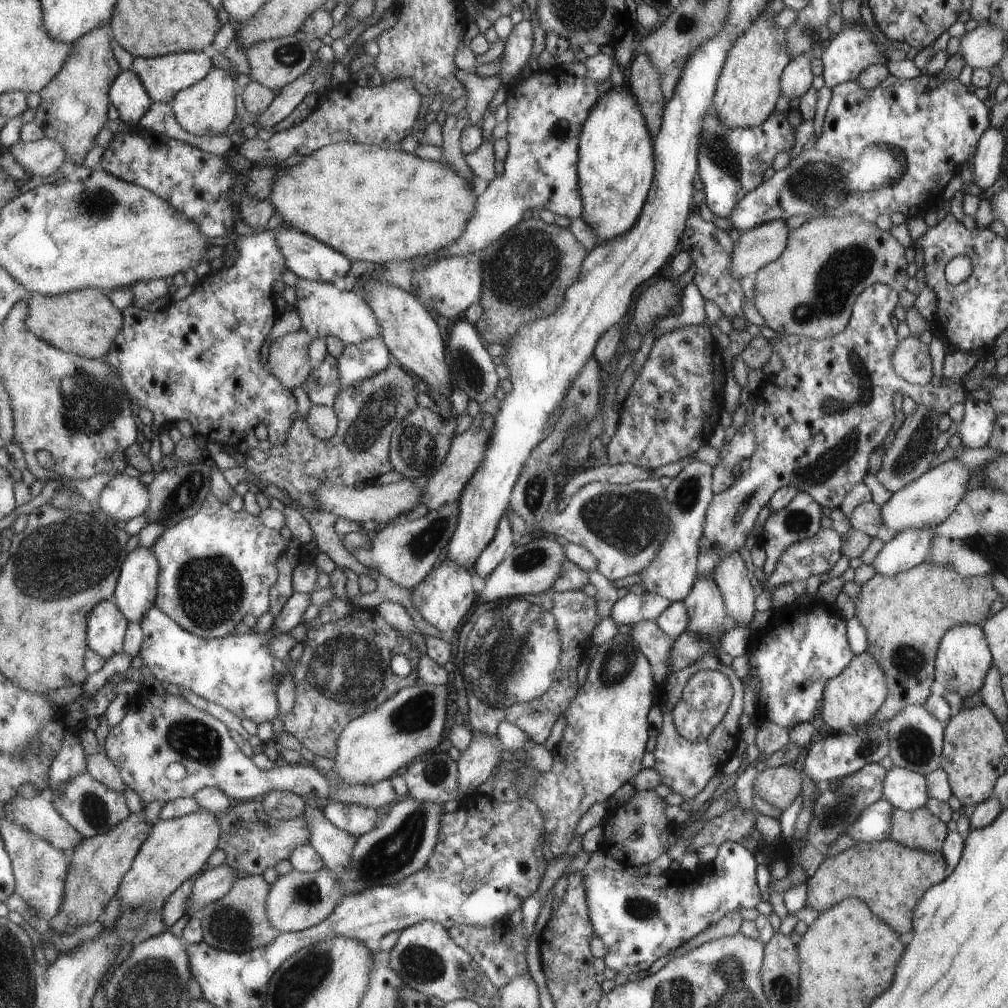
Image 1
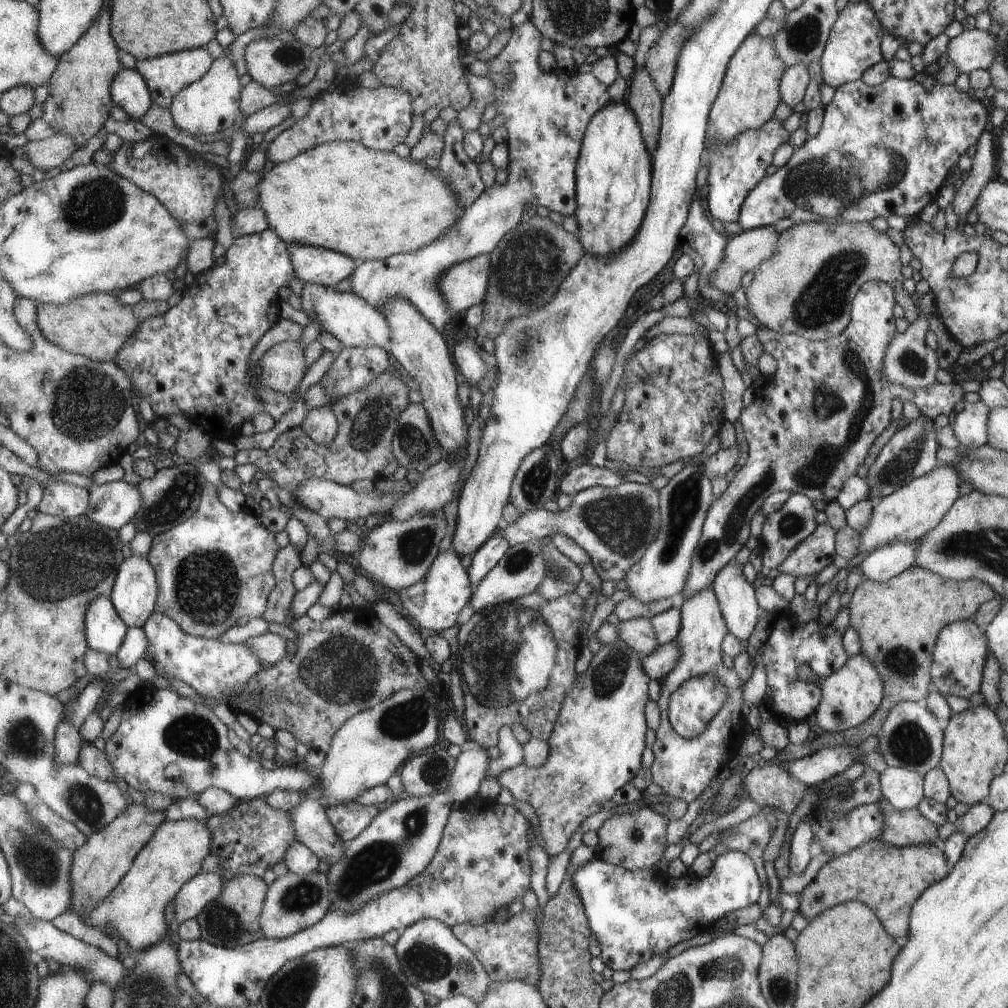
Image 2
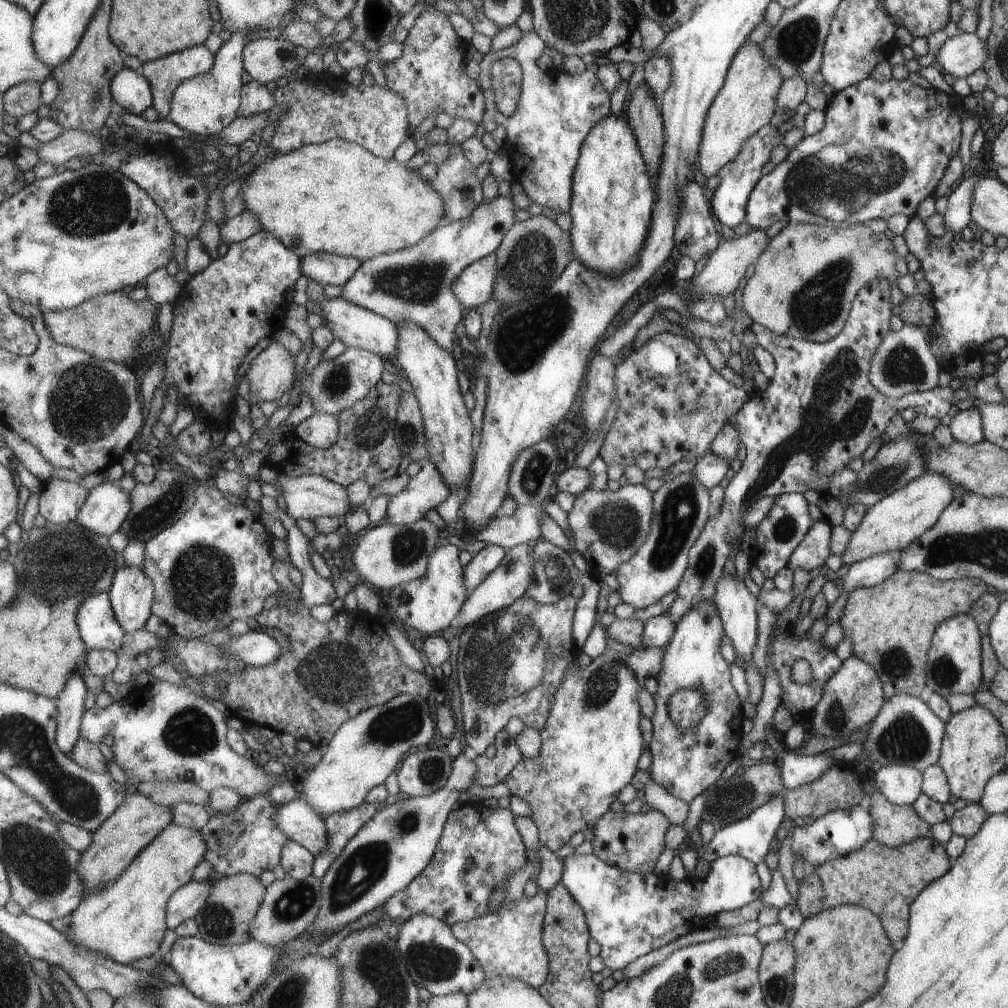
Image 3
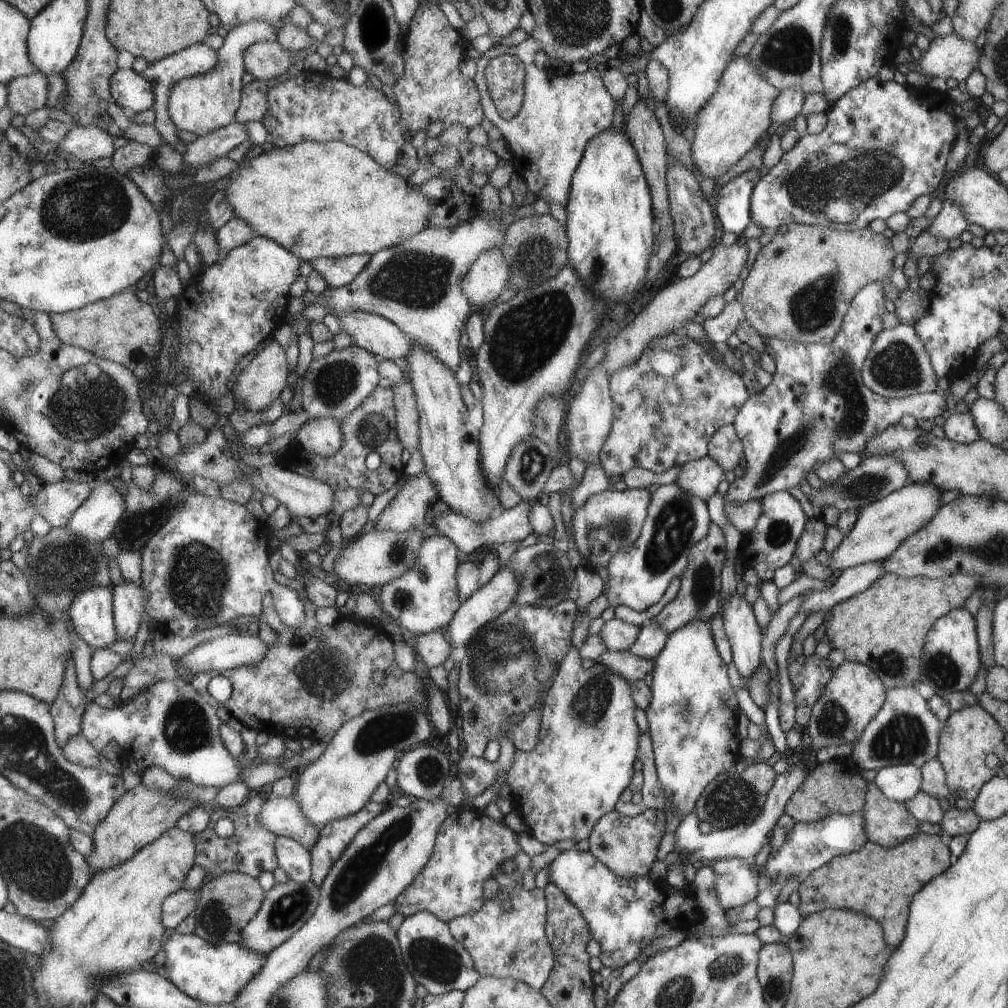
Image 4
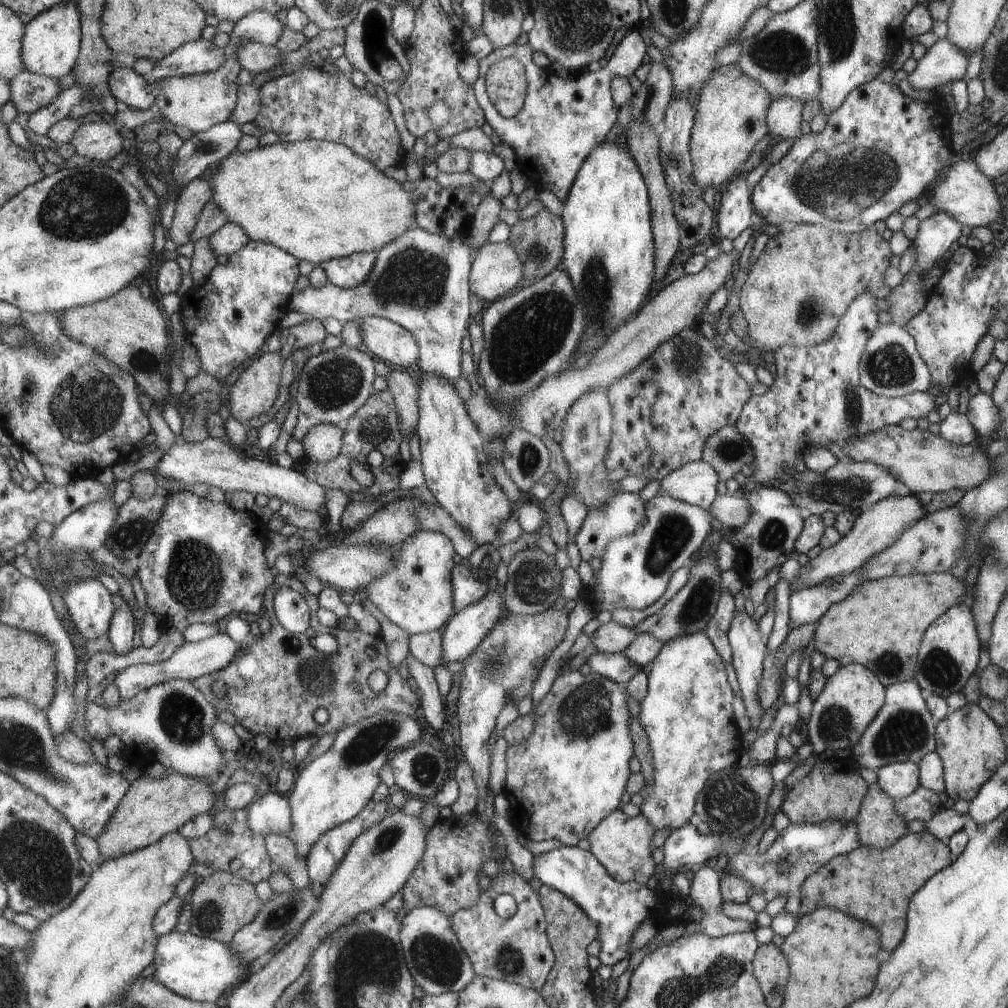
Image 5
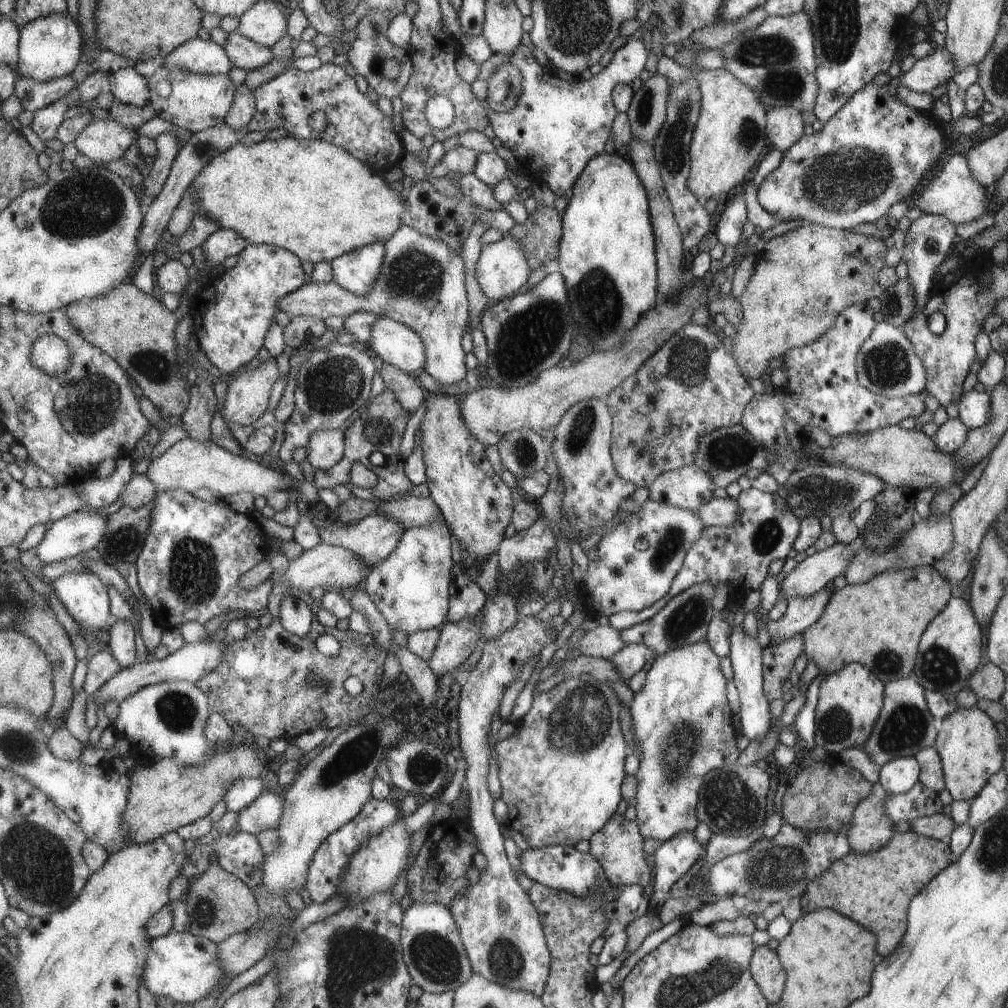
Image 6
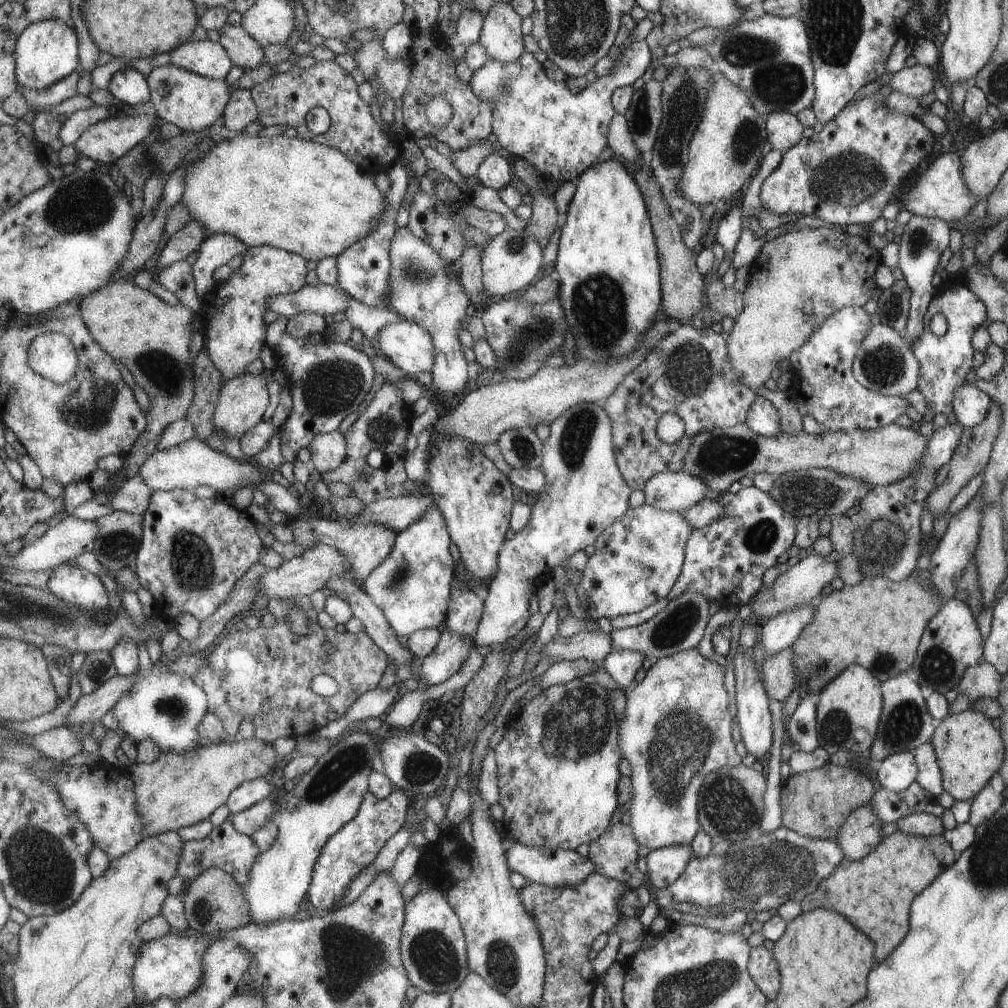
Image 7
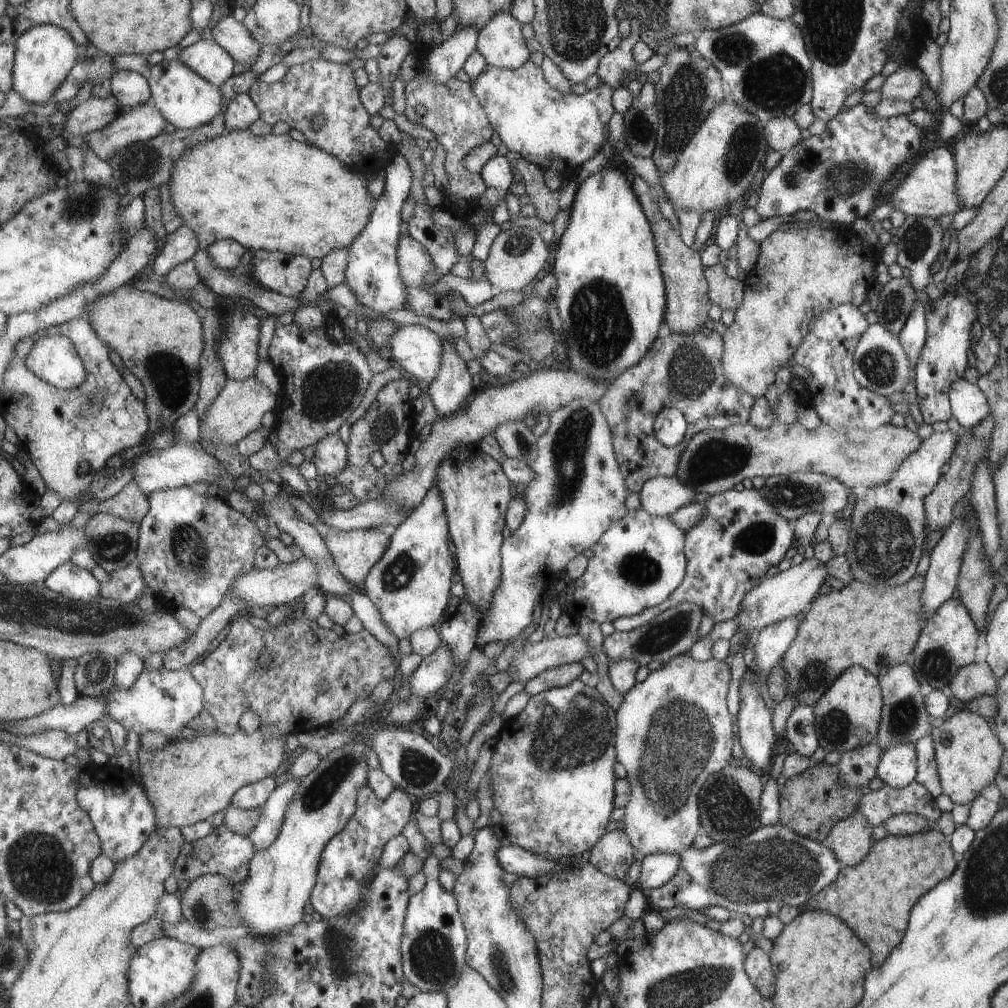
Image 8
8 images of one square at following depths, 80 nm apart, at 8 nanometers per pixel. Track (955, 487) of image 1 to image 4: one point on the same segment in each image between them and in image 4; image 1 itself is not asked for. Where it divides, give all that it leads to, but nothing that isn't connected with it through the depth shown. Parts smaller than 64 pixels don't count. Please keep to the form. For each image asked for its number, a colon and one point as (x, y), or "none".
2: (906, 514)
3: (895, 520)
4: (881, 526)

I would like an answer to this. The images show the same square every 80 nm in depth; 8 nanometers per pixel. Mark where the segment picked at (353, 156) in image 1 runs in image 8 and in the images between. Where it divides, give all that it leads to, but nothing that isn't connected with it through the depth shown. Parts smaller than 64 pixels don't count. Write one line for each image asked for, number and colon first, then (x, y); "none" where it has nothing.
2: (342, 195)
3: (338, 197)
4: (318, 199)
5: (319, 200)
6: (310, 196)
7: (309, 198)
8: (272, 192)

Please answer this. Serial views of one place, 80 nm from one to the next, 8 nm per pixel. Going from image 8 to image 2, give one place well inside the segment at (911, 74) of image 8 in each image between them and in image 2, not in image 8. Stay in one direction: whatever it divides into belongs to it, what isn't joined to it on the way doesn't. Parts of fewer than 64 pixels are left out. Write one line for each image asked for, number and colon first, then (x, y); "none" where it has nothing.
2: (973, 49)
3: (960, 55)
4: (949, 56)
5: (943, 62)
6: (937, 67)
7: (915, 81)

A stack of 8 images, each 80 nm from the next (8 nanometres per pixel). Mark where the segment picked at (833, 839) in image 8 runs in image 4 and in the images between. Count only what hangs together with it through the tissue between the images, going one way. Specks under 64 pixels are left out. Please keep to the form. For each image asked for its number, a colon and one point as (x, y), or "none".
4: (888, 823)
5: (878, 825)
6: (870, 829)
7: (859, 834)

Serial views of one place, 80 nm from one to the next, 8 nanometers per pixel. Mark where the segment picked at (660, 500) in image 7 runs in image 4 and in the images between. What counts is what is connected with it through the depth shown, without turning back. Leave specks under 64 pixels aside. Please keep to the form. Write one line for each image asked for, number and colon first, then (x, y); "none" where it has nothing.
4: (699, 477)
5: (694, 483)
6: (689, 487)

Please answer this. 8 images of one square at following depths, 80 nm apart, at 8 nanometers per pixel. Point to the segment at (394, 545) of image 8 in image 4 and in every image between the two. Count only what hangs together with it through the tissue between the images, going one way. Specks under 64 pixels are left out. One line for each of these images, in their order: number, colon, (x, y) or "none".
4: (425, 598)
5: (415, 594)
6: (411, 587)
7: (412, 587)

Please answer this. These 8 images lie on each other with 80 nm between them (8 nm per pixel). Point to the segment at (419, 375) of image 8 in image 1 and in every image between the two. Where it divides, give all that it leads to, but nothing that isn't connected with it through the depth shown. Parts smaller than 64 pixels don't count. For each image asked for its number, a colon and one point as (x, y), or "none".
1: (326, 310)
2: (356, 322)
3: (357, 326)
4: (383, 338)
5: (387, 340)
6: (395, 343)
7: (410, 347)

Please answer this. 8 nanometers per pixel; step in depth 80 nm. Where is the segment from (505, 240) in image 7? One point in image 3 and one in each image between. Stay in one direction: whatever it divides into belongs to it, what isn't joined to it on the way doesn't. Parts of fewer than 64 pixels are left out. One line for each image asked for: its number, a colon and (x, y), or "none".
3: (476, 284)
4: (488, 275)
5: (496, 269)
6: (501, 269)

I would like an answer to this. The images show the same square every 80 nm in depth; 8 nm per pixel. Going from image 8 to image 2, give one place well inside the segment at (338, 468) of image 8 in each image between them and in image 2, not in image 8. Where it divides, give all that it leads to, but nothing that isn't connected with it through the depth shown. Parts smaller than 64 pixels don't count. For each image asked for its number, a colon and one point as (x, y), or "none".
2: (321, 424)
3: (322, 430)
4: (323, 436)
5: (324, 442)
6: (326, 448)
7: (328, 451)

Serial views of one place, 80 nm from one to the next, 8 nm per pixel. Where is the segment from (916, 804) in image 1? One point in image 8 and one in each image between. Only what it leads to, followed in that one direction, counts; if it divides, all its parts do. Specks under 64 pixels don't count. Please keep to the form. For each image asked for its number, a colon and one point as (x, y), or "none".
2: (902, 788)
3: (900, 784)
4: (900, 783)
5: (898, 780)
6: (897, 776)
7: (896, 772)
8: (897, 768)

